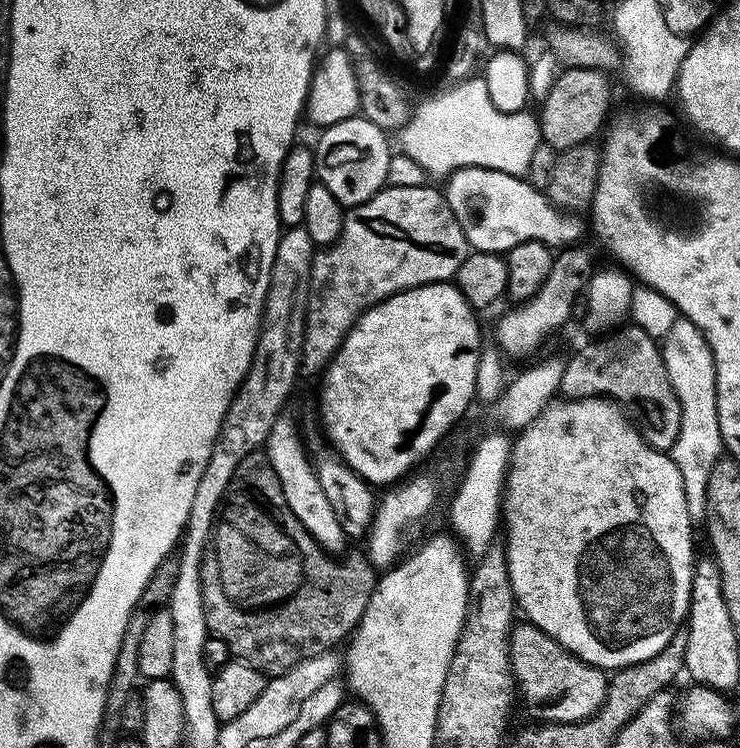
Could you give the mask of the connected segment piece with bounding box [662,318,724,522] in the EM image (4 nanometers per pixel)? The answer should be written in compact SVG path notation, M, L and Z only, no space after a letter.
M678 318L662 341L662 368L666 373L666 383L678 398L682 410L682 426L678 430L678 438L671 450L671 458L678 466L678 474L682 474L682 490L686 490L686 506L693 521L704 519L706 506L706 482L710 482L710 470L714 470L714 462L718 462L724 448L724 439L718 426L718 406L716 405L716 363L712 357L706 338L694 326L694 322Z

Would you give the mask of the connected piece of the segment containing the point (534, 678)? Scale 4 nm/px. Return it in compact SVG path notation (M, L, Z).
M513 623L508 635L508 656L515 687L524 691L525 702L537 708L545 721L578 723L590 720L607 698L609 677L605 669L584 663L533 624Z

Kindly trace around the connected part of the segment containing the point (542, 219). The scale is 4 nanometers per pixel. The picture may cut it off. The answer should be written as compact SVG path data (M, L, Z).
M460 168L447 177L442 191L454 218L458 218L458 226L462 226L462 234L466 234L469 249L478 252L499 252L507 254L514 246L527 240L537 240L547 244L553 250L563 250L575 245L576 240L586 232L586 224L576 214L569 214L557 208L541 189L532 187L527 179L499 172L493 168Z

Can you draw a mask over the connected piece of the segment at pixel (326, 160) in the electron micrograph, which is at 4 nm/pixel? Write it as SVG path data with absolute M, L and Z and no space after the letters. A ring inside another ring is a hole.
M363 118L343 120L330 125L319 133L320 141L314 144L317 169L336 168L336 177L323 177L322 182L332 190L338 202L345 206L361 204L369 200L375 192L385 187L388 167L392 156L384 141L385 129L374 126L374 122Z

